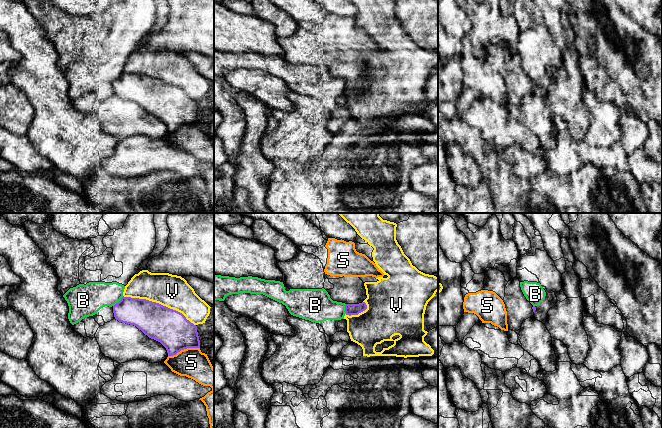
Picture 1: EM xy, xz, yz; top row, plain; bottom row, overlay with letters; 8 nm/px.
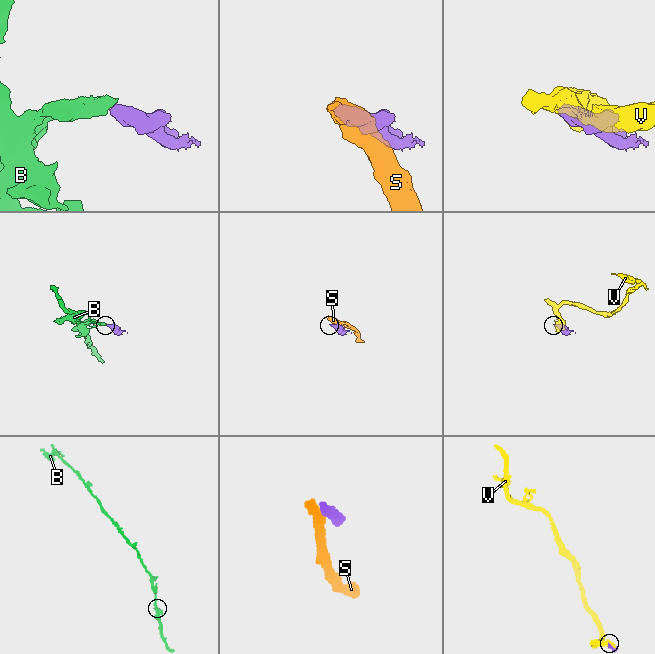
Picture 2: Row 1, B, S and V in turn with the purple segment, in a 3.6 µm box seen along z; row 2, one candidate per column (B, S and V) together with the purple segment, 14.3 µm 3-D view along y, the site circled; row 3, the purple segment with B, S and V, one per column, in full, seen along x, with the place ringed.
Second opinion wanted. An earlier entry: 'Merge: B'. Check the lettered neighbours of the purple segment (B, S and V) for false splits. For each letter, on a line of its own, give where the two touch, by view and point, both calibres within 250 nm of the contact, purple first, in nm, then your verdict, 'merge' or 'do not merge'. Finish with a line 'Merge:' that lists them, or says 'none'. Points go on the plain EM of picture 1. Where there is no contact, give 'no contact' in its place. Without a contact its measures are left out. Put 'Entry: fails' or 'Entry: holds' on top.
Entry: fails
B: meets purple in xy at (119, 77); 240 nm thick on the purple side, 240 nm on the other; do not merge
S: meets purple in xy at (183, 125); 280 nm thick on the purple side, 240 nm on the other; do not merge
V: meets purple in xy at (158, 79); 280 nm thick on the purple side, 260 nm on the other; do not merge
Merge: none

